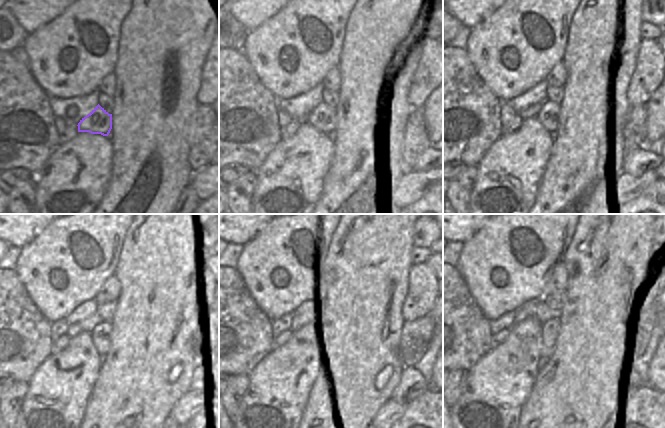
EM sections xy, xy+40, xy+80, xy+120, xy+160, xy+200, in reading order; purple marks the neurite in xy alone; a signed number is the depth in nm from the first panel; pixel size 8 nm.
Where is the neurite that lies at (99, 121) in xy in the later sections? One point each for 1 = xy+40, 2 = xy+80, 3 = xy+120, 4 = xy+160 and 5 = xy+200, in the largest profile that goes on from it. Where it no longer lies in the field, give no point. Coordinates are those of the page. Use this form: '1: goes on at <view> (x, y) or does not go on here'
1: goes on at xy+40 (323, 117)
2: goes on at xy+80 (549, 115)
3: goes on at xy+120 (101, 332)
4: goes on at xy+160 (325, 332)
5: goes on at xy+200 (549, 328)

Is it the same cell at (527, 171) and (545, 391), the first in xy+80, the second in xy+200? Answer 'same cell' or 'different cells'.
different cells

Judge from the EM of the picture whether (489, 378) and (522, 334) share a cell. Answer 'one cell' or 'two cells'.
one cell

